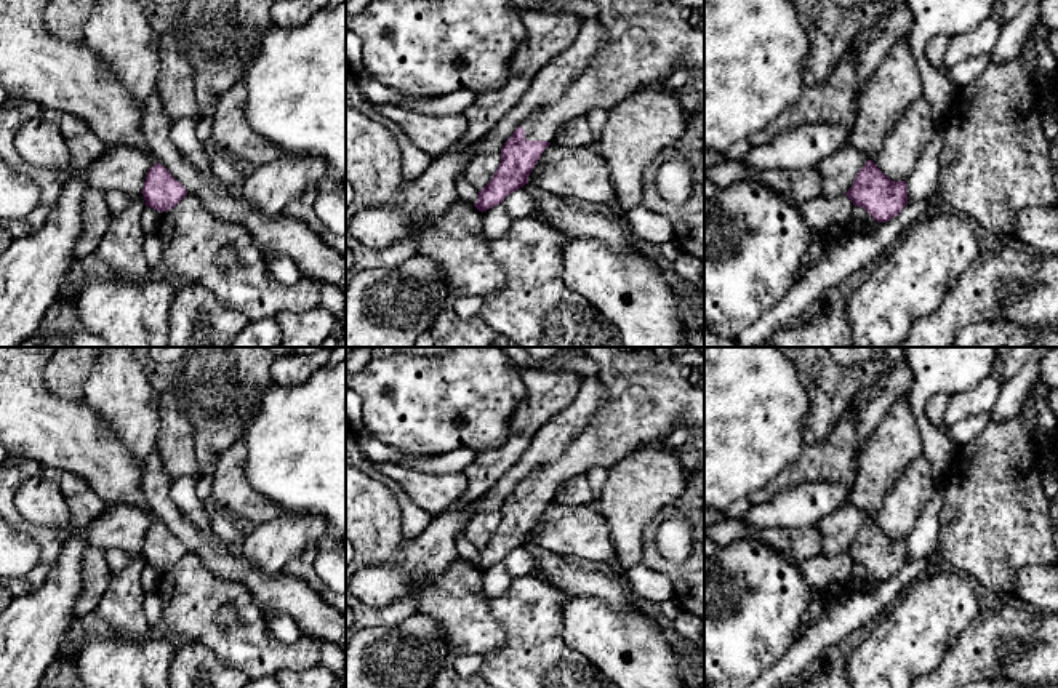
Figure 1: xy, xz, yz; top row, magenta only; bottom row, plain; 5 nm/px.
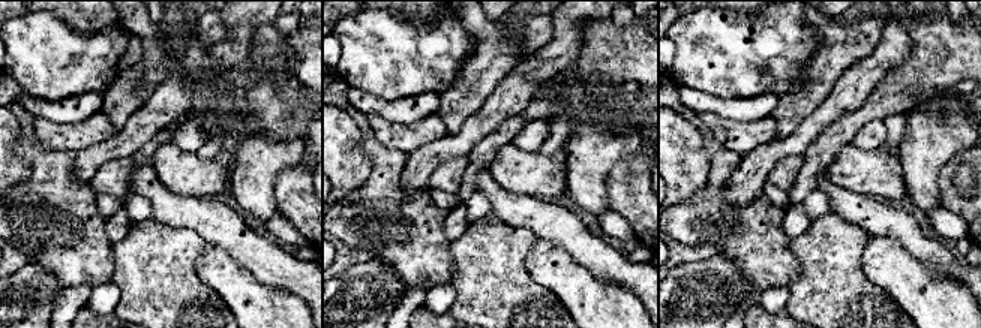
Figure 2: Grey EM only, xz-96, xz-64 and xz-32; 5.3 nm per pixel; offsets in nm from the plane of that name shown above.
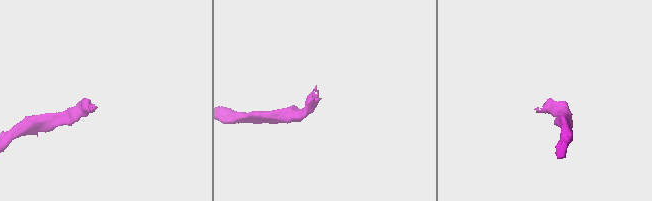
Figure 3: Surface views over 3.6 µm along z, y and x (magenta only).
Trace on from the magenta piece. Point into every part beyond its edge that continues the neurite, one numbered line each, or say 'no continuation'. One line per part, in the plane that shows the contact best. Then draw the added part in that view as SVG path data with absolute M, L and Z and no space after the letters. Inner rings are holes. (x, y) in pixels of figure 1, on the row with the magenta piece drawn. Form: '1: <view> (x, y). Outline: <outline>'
1: xz (647, 39). Outline: M594 0L599 19L607 32L607 45L589 59L583 74L552 104L541 106L522 128L527 141L554 142L560 128L575 117L586 117L592 109L608 110L634 93L669 72L704 74L704 0Z

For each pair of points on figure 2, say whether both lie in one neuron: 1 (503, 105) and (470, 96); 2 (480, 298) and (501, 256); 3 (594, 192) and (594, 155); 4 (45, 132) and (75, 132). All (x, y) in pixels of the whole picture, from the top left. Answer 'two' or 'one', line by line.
1: two
2: one
3: one
4: one

